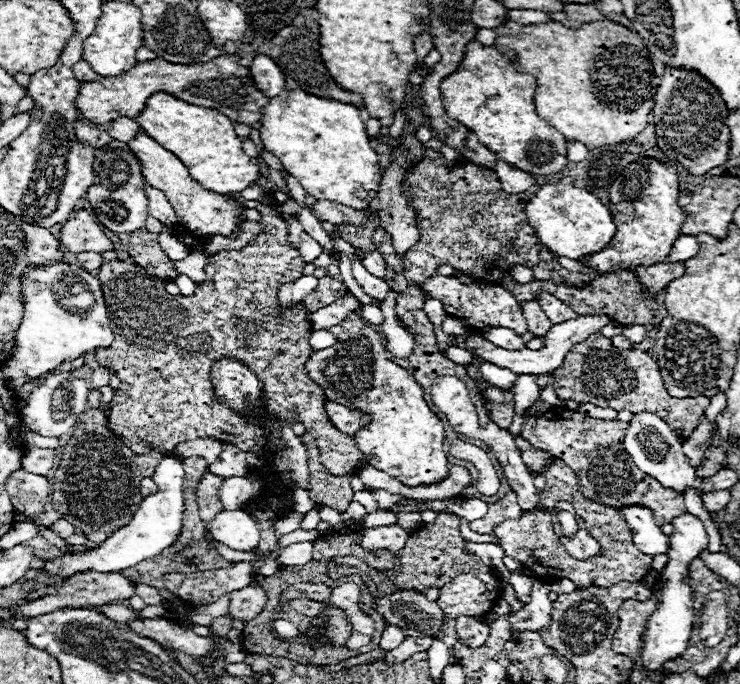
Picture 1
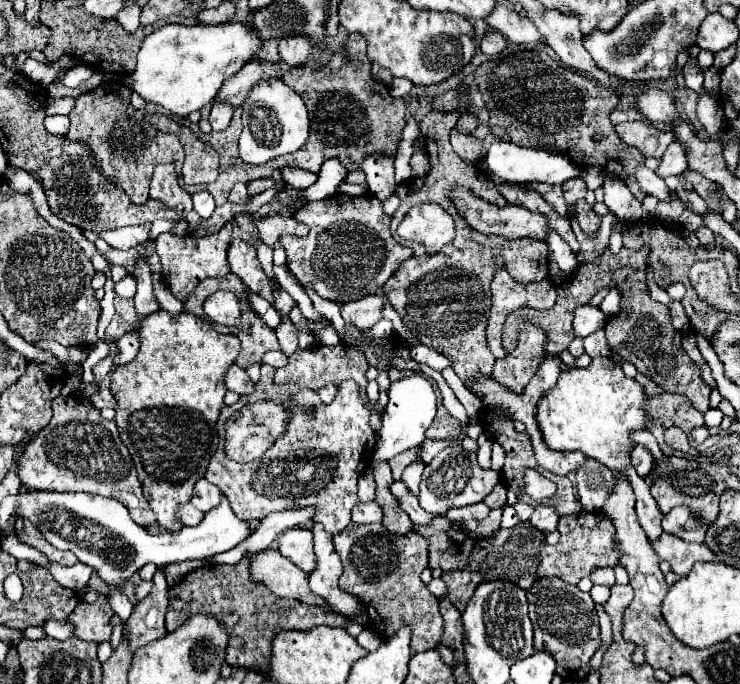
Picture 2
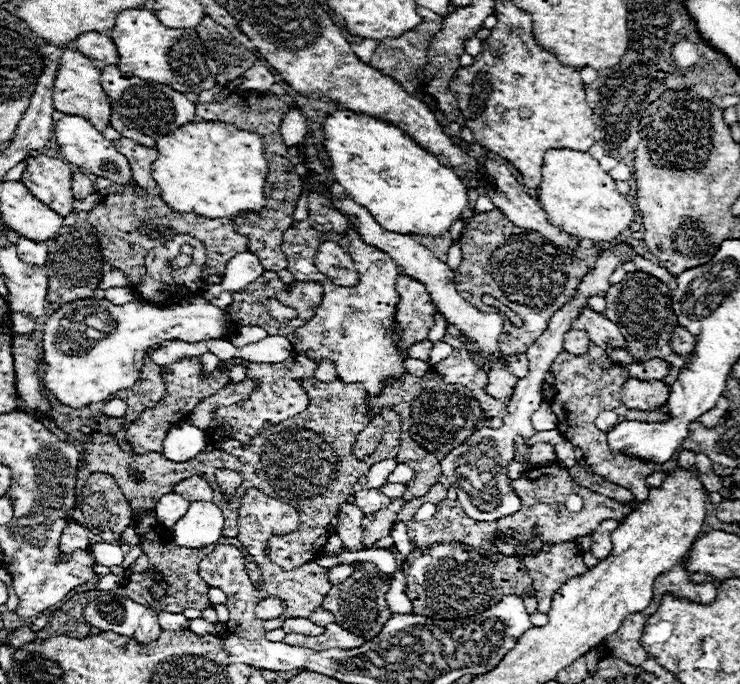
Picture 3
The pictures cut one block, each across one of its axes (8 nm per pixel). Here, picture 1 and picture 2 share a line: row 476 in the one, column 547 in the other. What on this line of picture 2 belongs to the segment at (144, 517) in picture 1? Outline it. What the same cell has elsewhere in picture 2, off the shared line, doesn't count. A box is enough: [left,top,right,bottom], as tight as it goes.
[482,142,580,184]

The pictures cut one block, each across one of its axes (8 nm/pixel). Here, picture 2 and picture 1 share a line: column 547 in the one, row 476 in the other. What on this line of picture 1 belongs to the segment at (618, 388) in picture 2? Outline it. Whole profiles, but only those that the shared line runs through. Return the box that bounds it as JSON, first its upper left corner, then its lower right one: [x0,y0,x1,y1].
[306,312,450,486]

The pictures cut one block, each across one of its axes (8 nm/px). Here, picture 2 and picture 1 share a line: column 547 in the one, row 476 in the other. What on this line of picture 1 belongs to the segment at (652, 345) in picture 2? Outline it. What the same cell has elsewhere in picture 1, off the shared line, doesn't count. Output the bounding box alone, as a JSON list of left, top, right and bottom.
[308,447,352,512]

